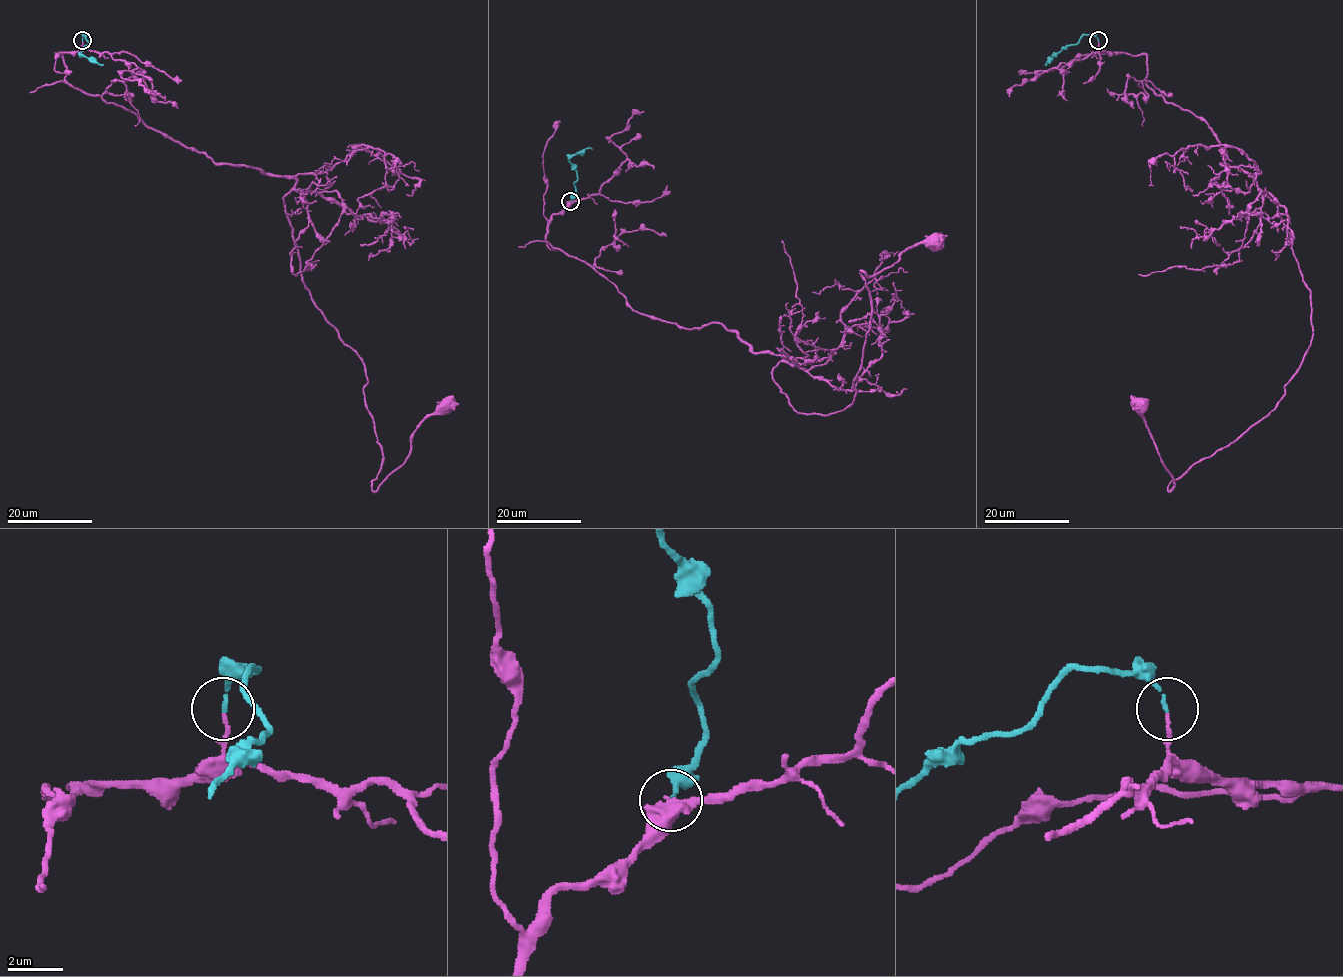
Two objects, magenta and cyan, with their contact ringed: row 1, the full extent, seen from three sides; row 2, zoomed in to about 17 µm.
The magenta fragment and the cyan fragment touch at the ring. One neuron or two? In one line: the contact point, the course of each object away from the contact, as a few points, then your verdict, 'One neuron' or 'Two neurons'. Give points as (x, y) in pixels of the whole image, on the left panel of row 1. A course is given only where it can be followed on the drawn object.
Place: (82, 40). Course of magenta: (82, 41), (57, 56), (69, 83), (295, 180), (302, 281), (365, 372), (372, 490), (449, 405). Course of cyan: (82, 41), (87, 34), (85, 38), (89, 44), (81, 53), (103, 64). One neuron

